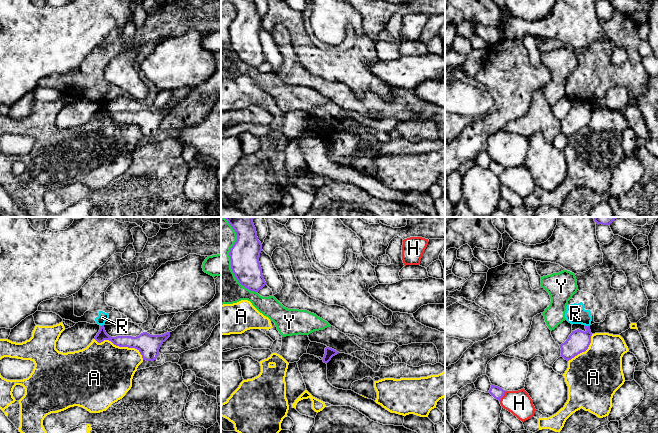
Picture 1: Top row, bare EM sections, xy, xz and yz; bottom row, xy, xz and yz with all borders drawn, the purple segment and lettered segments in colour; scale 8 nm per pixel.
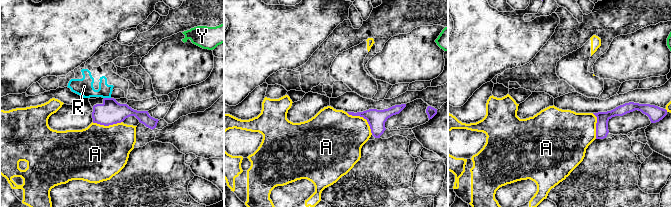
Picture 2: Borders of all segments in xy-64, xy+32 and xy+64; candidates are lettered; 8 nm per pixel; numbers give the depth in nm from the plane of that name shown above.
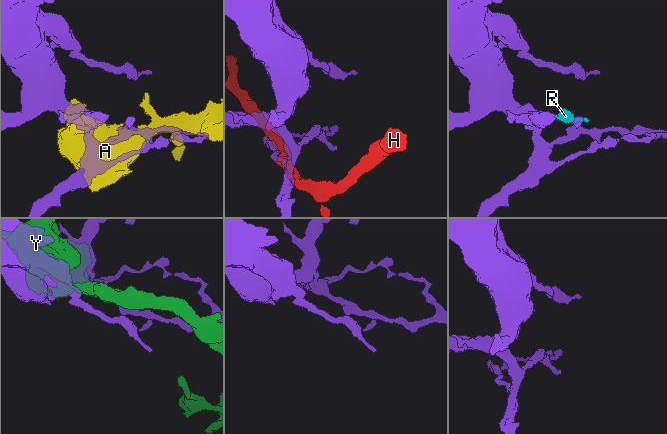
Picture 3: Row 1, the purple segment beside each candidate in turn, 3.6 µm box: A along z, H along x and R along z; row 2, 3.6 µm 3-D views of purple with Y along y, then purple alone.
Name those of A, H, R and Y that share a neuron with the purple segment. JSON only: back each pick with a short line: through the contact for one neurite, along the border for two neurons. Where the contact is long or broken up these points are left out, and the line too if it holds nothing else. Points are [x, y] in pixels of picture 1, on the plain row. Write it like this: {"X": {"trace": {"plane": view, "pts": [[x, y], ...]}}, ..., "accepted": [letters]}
{"accepted": []}

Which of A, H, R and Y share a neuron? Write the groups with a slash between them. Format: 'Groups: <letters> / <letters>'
Groups: A / H / R / Y

